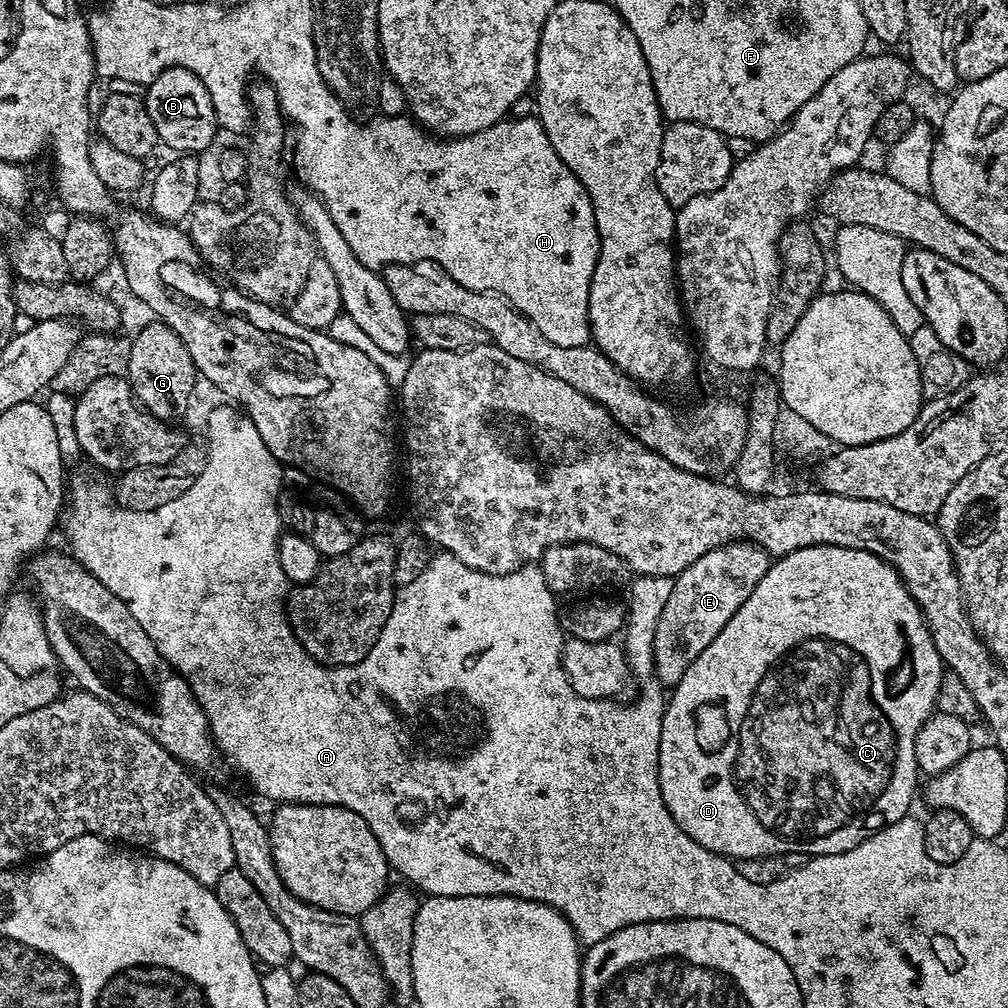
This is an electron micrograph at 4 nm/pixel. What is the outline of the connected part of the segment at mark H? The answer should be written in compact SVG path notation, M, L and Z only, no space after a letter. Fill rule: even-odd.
M398 115L396 124L380 124L380 136L376 136L376 140L380 140L376 148L360 148L360 152L364 152L368 160L352 160L352 148L344 148L344 152L328 152L324 160L316 160L316 156L312 156L312 168L320 168L320 172L316 172L316 176L312 176L312 172L306 174L312 180L312 184L316 184L314 194L320 196L327 206L327 212L333 218L334 224L342 231L342 238L346 238L350 250L354 251L354 256L364 266L378 270L390 264L415 264L431 260L433 264L445 268L450 278L462 282L462 286L470 290L494 292L503 296L521 314L529 316L534 326L538 326L538 330L542 330L542 334L546 334L546 338L550 338L550 342L555 342L557 346L582 346L589 343L588 299L594 266L600 253L600 235L596 229L592 203L582 182L578 181L574 184L572 180L575 175L571 173L566 174L570 184L554 184L554 180L558 180L558 176L564 174L568 167L566 162L562 162L562 158L558 158L554 146L546 142L546 130L540 119L535 115L505 118L494 126L486 130L478 130L469 136L429 138L425 129L415 120Z

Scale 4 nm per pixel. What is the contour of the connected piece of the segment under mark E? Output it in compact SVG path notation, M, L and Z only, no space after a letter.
M733 542L702 554L698 562L686 566L675 577L653 640L653 670L661 685L675 686L680 681L694 658L702 654L733 618L768 569L770 557L764 549L756 544Z

